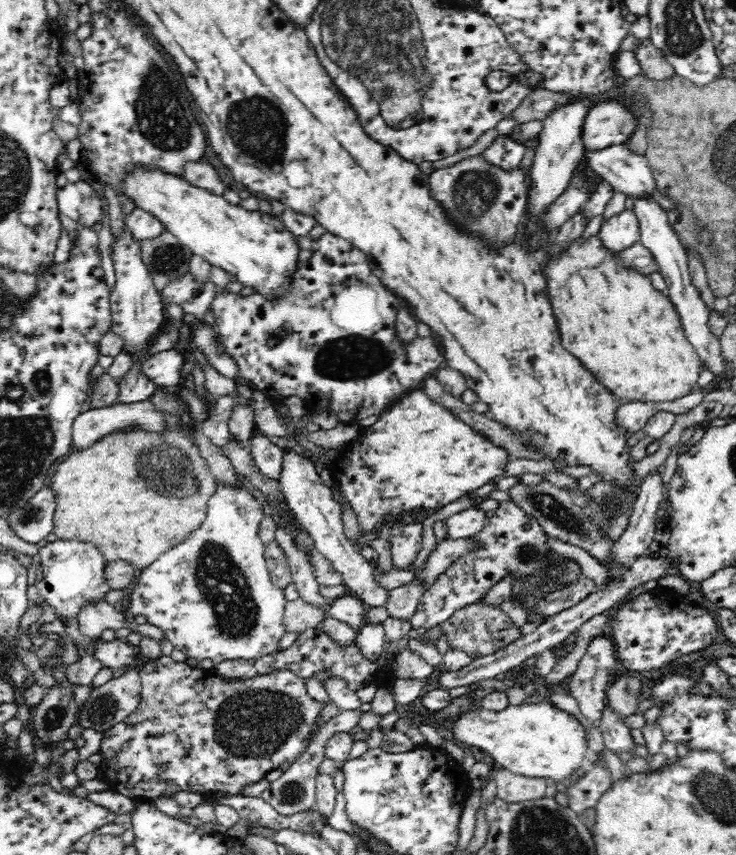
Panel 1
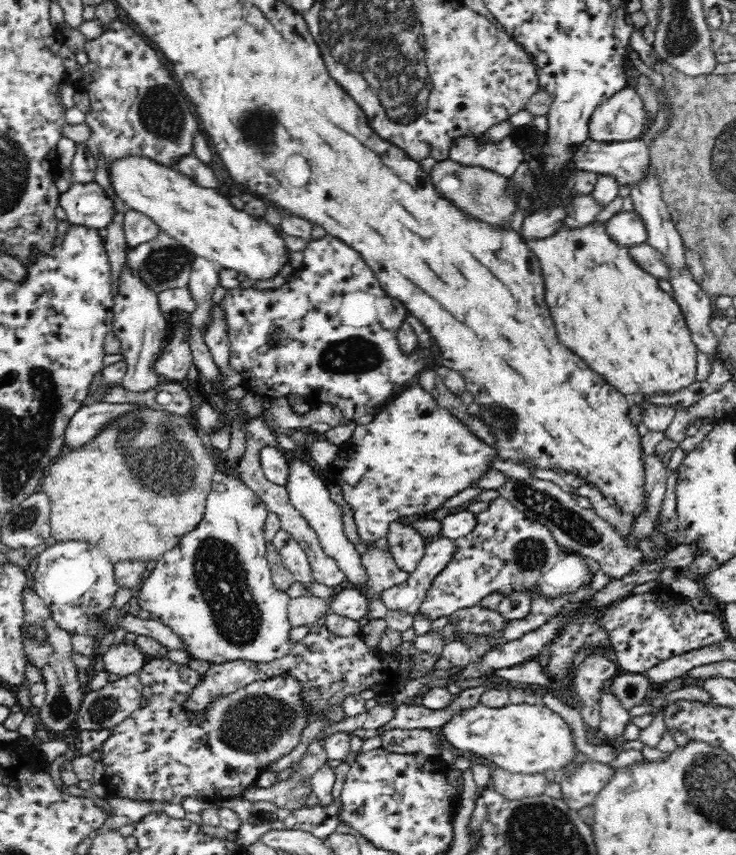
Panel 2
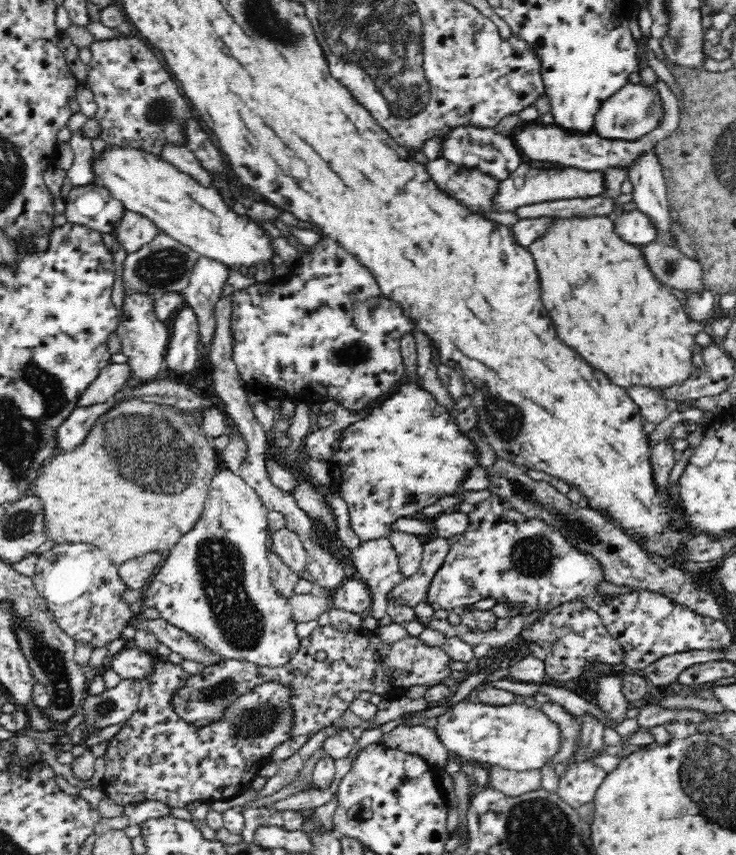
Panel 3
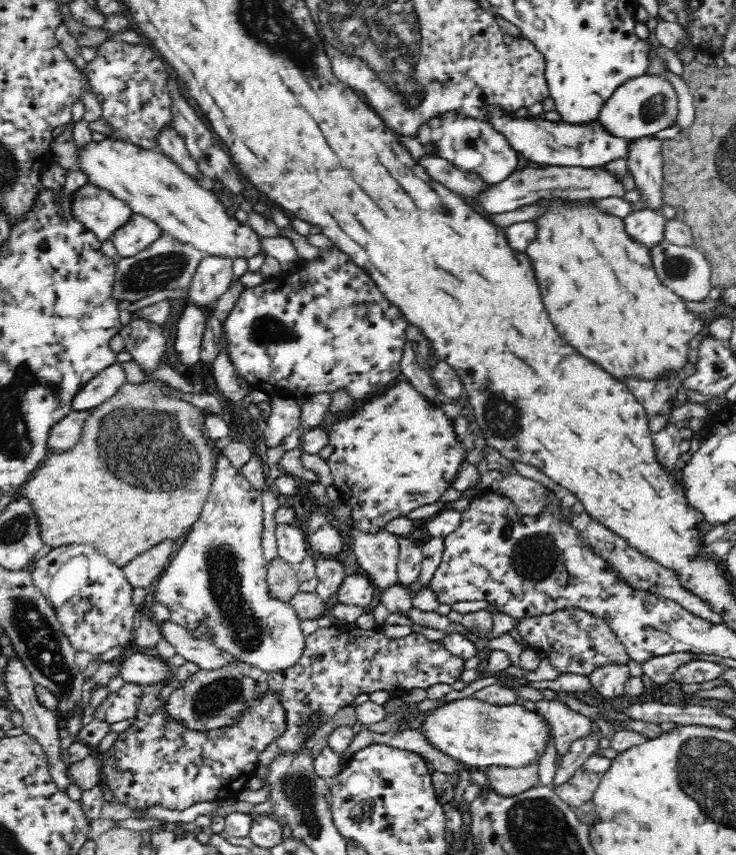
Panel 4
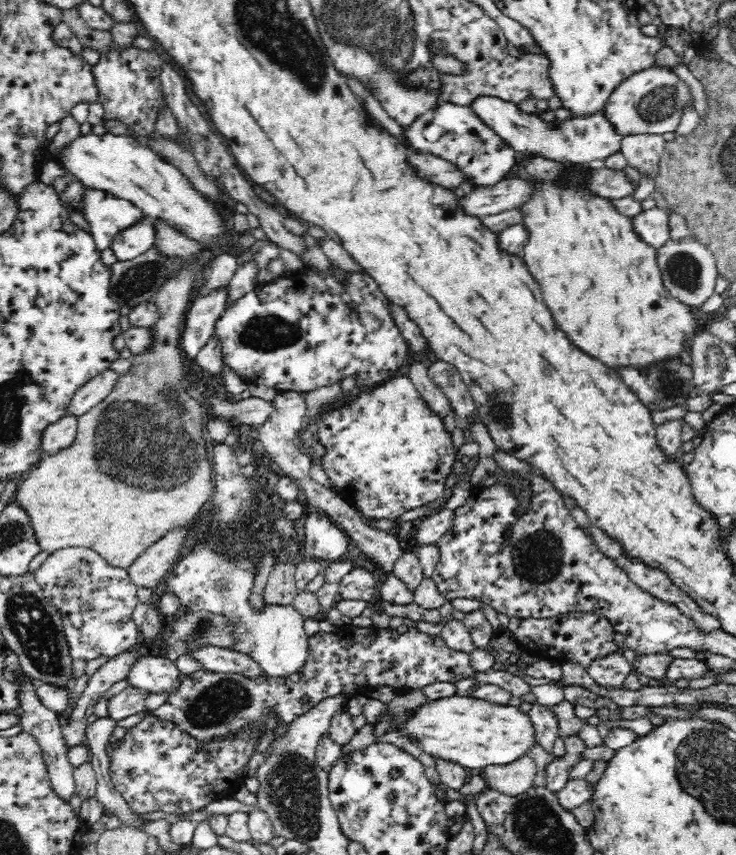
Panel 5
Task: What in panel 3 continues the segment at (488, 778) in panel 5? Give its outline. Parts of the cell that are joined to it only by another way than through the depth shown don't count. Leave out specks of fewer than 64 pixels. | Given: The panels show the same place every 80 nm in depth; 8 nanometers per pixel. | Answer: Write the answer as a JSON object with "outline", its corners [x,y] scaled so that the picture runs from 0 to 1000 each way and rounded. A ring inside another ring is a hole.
{"outline":[[[666,896],[663,909],[662,919],[673,922],[692,932],[702,932],[731,924],[735,920],[736,906],[734,906],[732,899],[701,903],[679,896]]]}

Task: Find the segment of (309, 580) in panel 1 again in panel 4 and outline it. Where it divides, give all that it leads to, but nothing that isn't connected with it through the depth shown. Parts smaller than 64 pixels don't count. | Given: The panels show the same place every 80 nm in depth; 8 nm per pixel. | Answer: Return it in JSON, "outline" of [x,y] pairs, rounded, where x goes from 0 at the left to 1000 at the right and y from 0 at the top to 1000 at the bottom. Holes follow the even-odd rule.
{"outline":[[[398,612],[375,613],[374,629],[376,650],[401,664],[421,649],[413,621]]]}

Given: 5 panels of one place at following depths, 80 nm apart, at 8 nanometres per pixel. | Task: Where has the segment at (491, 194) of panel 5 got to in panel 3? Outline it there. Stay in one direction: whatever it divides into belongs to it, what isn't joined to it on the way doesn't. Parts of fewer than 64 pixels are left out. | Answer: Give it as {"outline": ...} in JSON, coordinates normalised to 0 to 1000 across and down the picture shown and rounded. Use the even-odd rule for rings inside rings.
{"outline":[[[709,191],[688,211],[678,214],[668,228],[668,242],[677,249],[697,248],[707,241],[770,234],[802,233],[823,227],[825,212],[821,200],[788,199],[770,196],[723,196],[723,193]]]}

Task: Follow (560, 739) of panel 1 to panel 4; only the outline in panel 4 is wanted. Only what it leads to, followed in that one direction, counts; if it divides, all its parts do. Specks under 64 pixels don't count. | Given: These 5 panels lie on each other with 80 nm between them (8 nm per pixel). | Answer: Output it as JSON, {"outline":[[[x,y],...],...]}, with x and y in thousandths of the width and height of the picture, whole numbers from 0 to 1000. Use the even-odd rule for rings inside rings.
{"outline":[[[637,814],[603,821],[601,826],[579,832],[579,840],[567,854],[588,877],[622,889],[622,892],[628,891],[630,898],[660,898],[668,894],[707,898],[717,891],[731,891],[739,882],[747,847],[740,847],[738,842],[728,832],[716,830],[700,822],[671,825]]]}

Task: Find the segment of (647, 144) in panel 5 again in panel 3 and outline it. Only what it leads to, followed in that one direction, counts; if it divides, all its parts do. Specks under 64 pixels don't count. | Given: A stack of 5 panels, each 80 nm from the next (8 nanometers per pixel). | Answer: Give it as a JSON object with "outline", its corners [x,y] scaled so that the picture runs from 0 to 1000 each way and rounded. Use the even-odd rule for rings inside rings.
{"outline":[[[886,175],[870,180],[852,196],[855,211],[860,216],[860,236],[870,248],[880,250],[895,265],[897,282],[917,287],[904,275],[904,269],[913,261],[906,232],[906,216],[902,214],[901,196],[893,179]]]}

